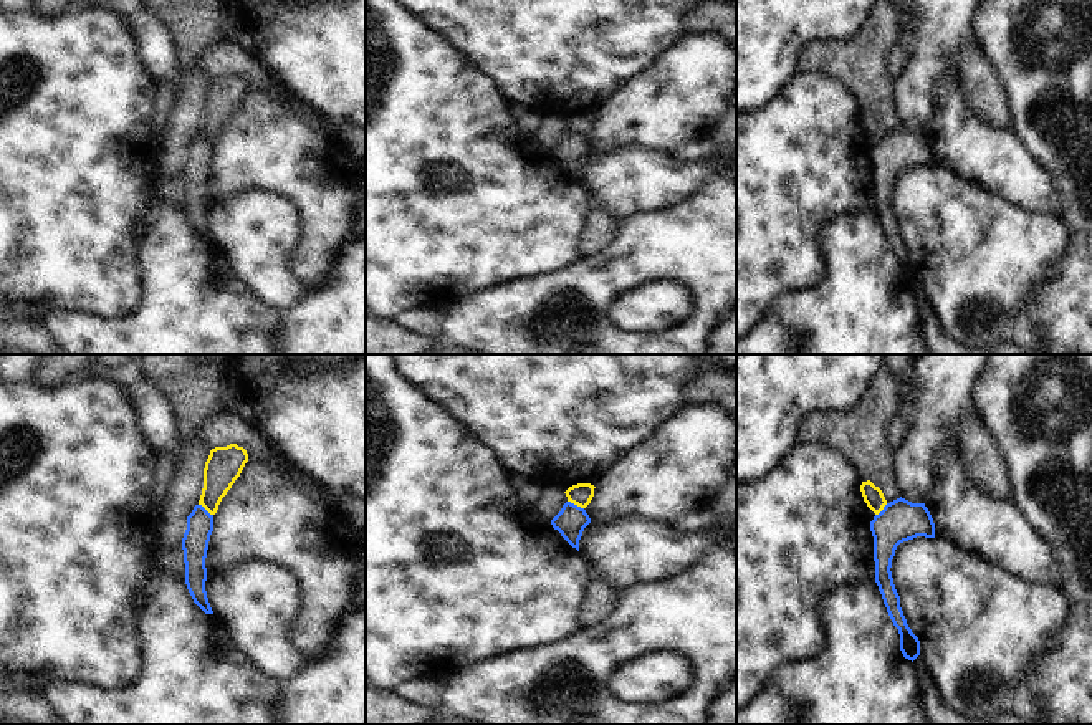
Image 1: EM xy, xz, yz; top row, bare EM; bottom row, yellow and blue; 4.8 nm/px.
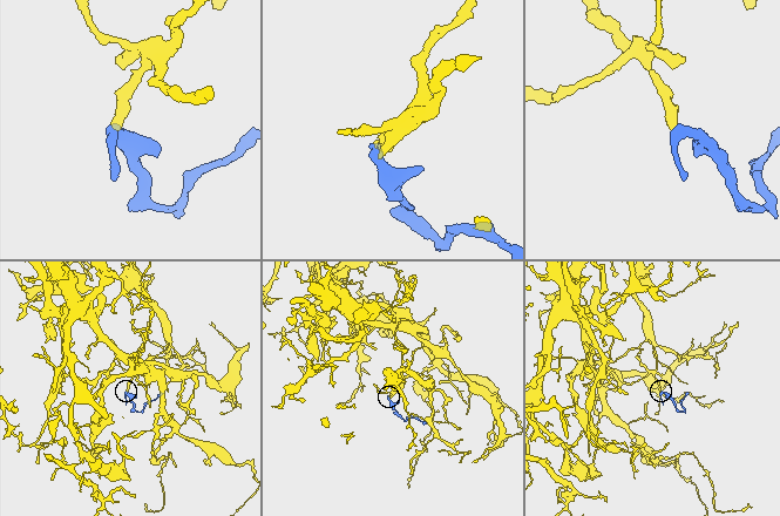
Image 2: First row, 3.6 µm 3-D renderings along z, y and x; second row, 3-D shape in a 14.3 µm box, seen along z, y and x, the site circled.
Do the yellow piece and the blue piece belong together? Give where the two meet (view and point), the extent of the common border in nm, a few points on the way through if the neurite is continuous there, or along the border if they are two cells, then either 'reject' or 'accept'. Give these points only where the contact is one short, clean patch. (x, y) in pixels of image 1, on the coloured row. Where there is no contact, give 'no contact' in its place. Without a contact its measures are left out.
contact xz (576, 504); length 90 nm; border xz (568, 500), (583, 508); reject

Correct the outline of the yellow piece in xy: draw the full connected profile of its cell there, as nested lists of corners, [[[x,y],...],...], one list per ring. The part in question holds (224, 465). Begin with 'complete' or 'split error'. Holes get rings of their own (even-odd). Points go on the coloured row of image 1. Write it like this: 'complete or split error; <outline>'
complete; [[[237,444],[212,449],[204,468],[204,488],[199,505],[215,515],[222,498],[240,477],[247,462],[247,450]]]

